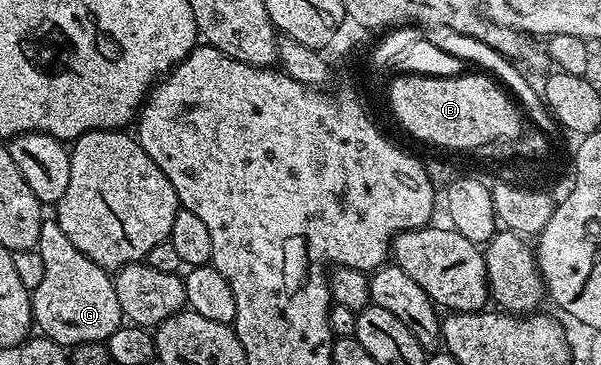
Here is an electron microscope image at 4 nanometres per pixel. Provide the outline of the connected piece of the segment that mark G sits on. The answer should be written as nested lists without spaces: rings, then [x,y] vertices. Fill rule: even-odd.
[[[43,219],[36,250],[40,258],[44,258],[44,278],[40,281],[40,286],[32,290],[34,324],[41,335],[52,338],[63,346],[73,346],[80,342],[107,341],[117,328],[123,327],[124,317],[120,310],[120,302],[116,298],[111,273],[96,266],[96,262],[92,262],[90,258],[80,254],[80,250],[76,250],[76,246],[68,242],[68,234],[60,230],[57,219]]]

